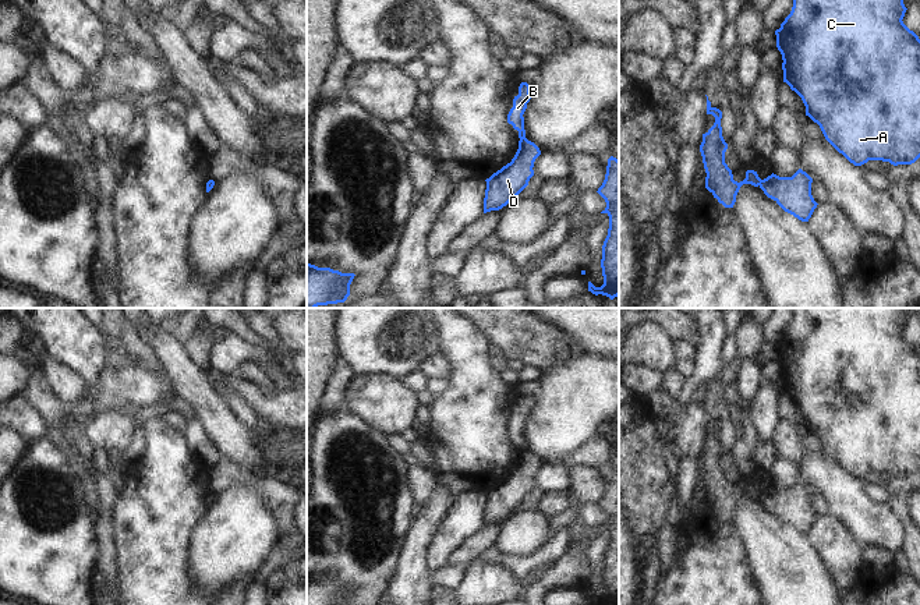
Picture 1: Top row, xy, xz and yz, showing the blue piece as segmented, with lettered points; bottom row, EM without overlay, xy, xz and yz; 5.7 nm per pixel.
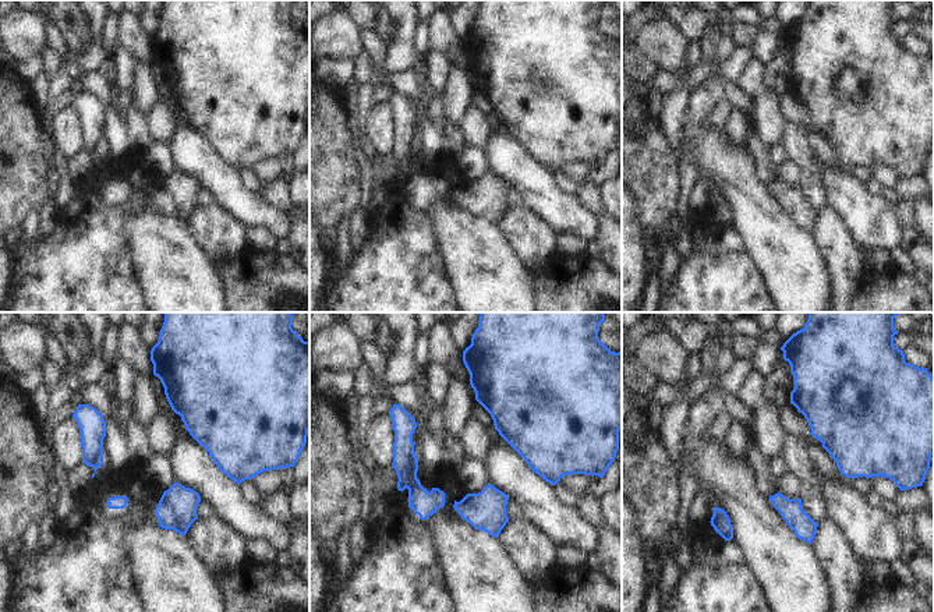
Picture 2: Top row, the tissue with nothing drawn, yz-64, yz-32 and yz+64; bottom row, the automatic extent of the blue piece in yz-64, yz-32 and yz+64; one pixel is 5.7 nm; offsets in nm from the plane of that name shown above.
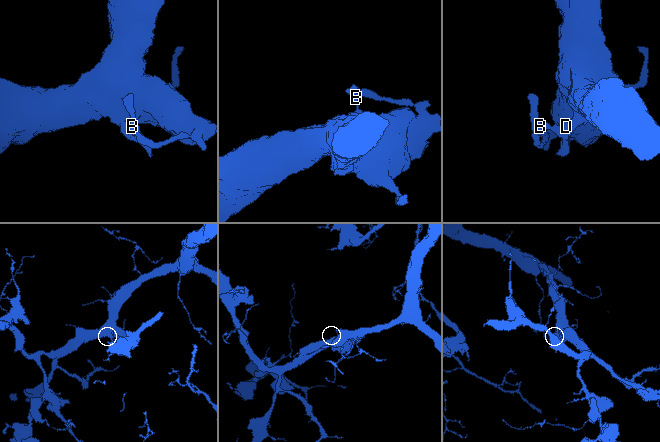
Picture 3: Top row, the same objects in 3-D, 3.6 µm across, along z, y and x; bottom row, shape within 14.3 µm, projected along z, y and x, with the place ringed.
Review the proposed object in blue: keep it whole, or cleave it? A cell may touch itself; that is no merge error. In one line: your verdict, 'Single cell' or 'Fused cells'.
Fused cells

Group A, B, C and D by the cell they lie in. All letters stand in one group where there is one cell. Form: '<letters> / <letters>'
A C D / B

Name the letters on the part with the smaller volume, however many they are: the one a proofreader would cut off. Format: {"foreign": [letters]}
{"foreign": ["B"]}

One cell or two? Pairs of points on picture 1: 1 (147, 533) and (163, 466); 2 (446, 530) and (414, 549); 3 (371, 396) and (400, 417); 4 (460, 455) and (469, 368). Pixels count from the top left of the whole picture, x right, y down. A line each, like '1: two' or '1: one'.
1: one
2: two
3: one
4: one

